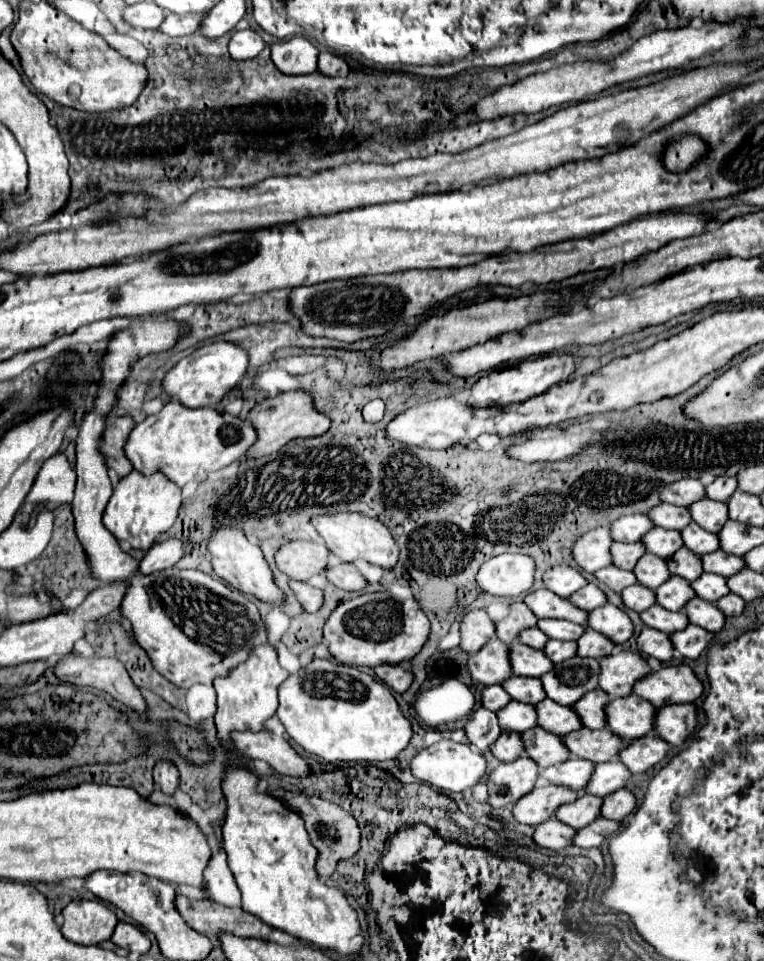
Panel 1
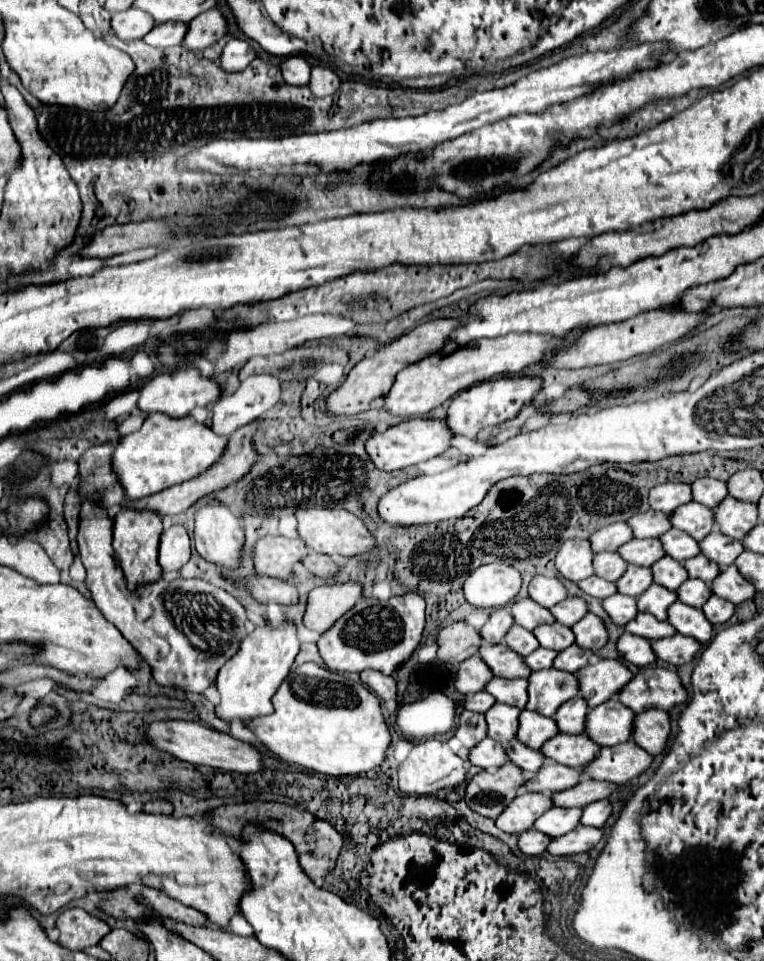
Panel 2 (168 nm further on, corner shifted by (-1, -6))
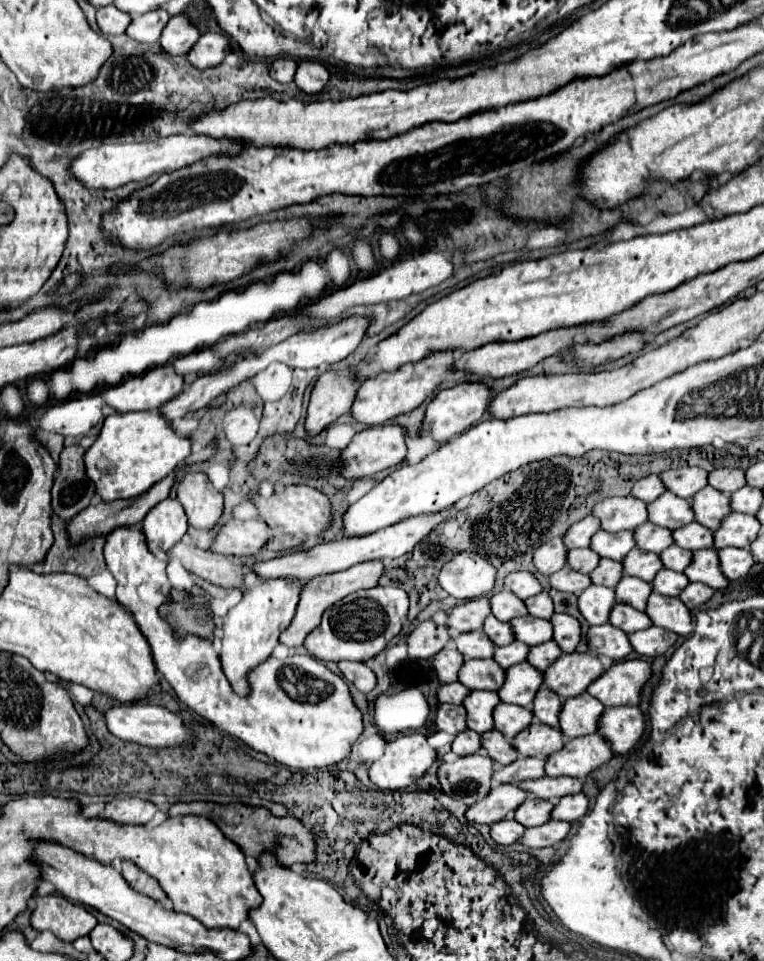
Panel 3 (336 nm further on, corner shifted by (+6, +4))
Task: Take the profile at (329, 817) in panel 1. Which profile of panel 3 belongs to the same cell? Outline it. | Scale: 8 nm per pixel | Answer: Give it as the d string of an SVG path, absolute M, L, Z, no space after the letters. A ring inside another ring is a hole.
M175 802L167 816L207 816L213 824L217 824L217 828L231 840L235 842L245 854L259 858L265 852L275 854L277 862L281 866L293 866L293 864L309 864L315 860L315 842L311 832L293 816L285 816L285 818L275 818L269 810L265 808L251 808L251 806L243 806L243 804L211 804L211 802Z

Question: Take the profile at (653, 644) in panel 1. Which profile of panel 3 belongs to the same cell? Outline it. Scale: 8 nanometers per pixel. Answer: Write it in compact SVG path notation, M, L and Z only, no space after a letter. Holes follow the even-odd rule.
M611 624L591 626L587 630L587 644L591 654L609 656L613 660L623 660L633 650L627 634L619 632L619 628L613 628Z

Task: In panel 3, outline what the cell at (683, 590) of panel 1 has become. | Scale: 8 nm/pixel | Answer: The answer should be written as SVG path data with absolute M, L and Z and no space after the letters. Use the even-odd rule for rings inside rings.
M623 576L623 580L619 580L619 584L615 586L615 602L625 602L635 610L645 610L647 596L651 594L651 590L653 588L649 582Z

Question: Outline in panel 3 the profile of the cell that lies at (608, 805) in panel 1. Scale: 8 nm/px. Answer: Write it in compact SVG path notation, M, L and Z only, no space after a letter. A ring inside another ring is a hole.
M577 792L577 794L569 794L569 796L563 796L555 808L553 808L553 820L563 820L563 822L575 822L579 820L583 814L587 812L587 798L583 792Z

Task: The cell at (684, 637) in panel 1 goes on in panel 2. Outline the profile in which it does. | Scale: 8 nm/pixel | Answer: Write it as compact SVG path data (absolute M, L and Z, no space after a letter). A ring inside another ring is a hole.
M676 634L670 638L654 640L652 648L660 660L680 666L680 664L692 662L694 656L698 654L698 650L702 648L702 644L698 644L696 638L684 638L682 634Z

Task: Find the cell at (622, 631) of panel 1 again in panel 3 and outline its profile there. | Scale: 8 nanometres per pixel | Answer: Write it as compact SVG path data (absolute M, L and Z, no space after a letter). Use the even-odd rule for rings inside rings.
M555 614L551 620L551 626L553 626L553 640L557 642L557 646L569 654L575 650L579 638L581 638L581 628L579 628L579 622L569 616L569 614Z

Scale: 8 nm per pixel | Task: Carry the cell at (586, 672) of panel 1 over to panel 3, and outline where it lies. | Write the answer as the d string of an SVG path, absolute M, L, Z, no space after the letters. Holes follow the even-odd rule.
M521 662L505 670L505 684L497 690L497 696L505 704L517 704L529 708L533 696L543 684L543 674L537 672L531 664Z

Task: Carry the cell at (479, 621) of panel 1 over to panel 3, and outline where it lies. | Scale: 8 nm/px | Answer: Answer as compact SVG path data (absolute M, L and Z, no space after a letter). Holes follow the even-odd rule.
M435 622L419 624L407 638L407 654L411 660L427 660L433 658L449 640L447 628L437 626Z

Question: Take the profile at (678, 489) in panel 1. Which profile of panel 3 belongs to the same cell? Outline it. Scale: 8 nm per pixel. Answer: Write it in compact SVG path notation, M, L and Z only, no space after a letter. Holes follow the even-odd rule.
M649 474L649 476L645 476L645 478L635 482L635 486L631 490L631 496L635 496L635 498L639 498L639 500L649 504L655 498L659 498L663 492L665 492L665 486L659 480L659 476L657 474Z

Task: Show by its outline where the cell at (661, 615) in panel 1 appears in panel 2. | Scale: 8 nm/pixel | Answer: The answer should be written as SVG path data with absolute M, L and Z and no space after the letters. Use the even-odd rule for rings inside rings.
M638 614L634 620L626 624L626 630L630 634L636 634L648 640L660 640L660 638L676 634L676 630L668 626L668 622L658 622L656 618L652 618L652 614Z

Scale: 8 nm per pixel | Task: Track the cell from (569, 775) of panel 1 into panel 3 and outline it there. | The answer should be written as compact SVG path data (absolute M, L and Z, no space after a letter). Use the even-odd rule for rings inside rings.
M519 756L513 764L507 764L493 772L495 784L513 784L529 778L545 776L545 758L523 758Z

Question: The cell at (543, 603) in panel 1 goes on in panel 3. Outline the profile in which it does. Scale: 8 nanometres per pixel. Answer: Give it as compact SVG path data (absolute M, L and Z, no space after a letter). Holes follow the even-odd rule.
M501 590L501 592L493 594L489 598L489 604L491 604L491 614L501 622L509 622L511 618L527 614L525 604L509 590Z

